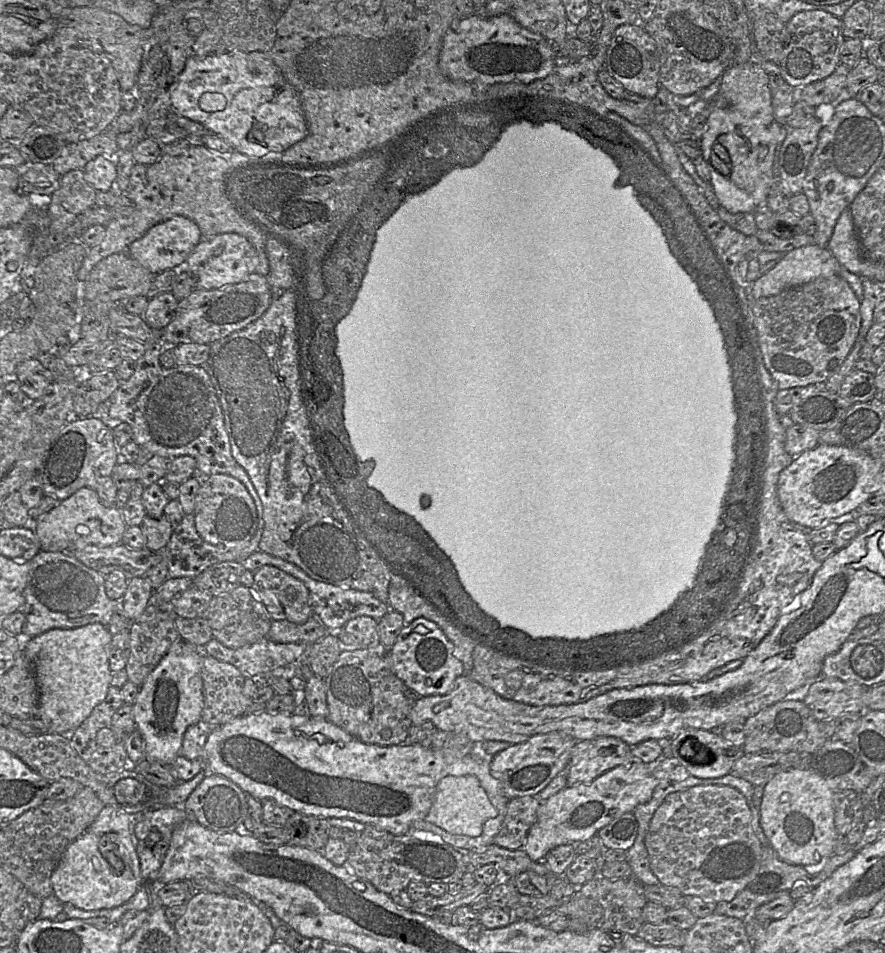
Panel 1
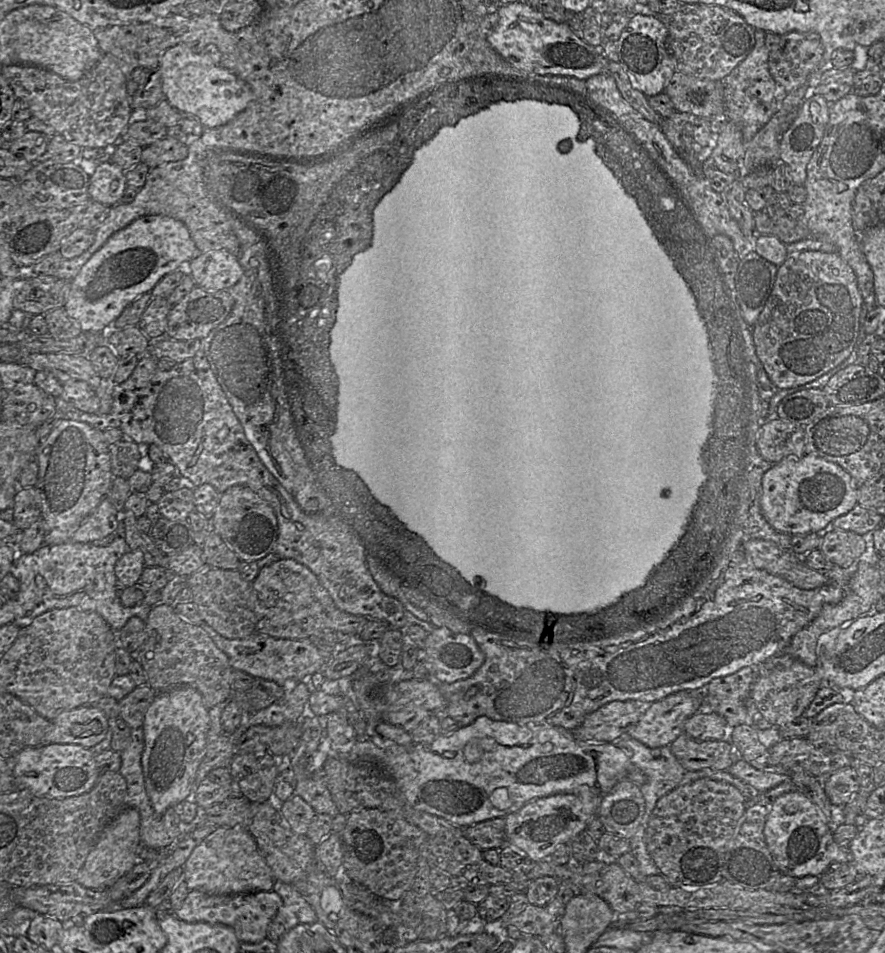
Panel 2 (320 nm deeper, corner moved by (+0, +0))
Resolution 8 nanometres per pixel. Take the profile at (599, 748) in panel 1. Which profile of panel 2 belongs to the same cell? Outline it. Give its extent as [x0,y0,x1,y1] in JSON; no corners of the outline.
[628,690,703,748]

